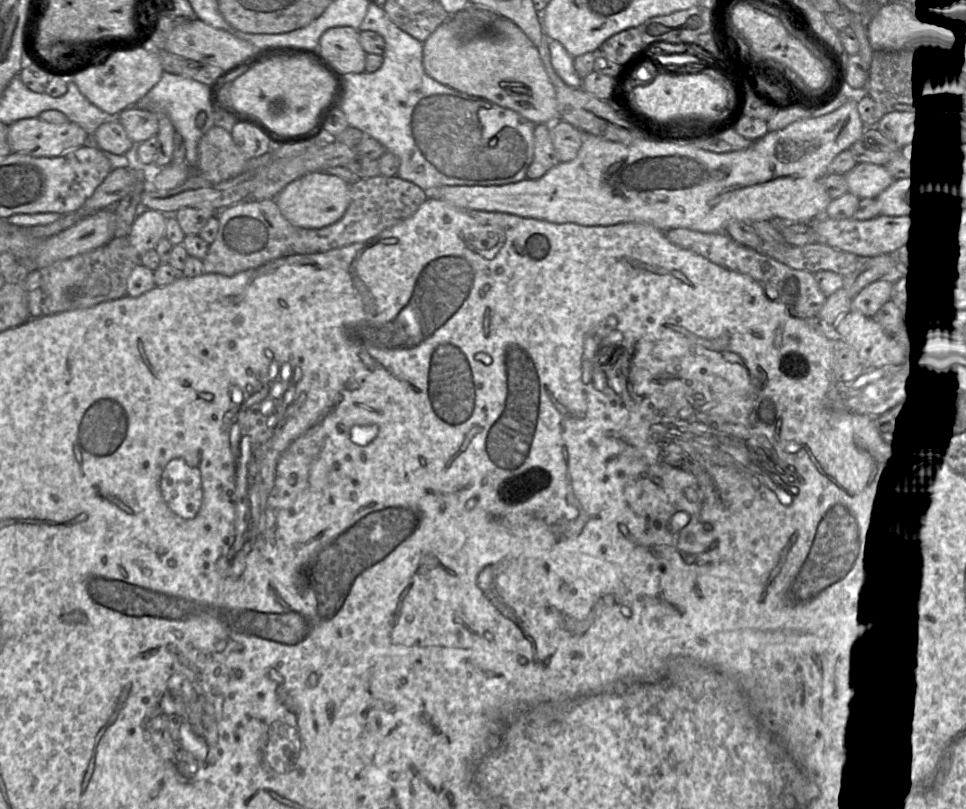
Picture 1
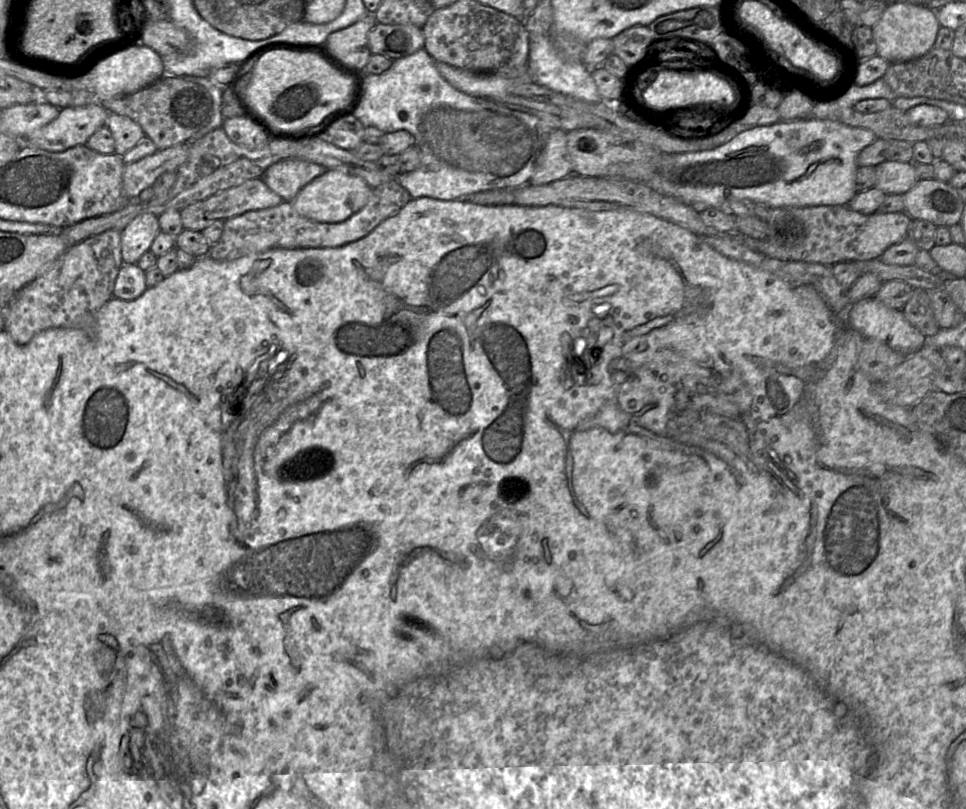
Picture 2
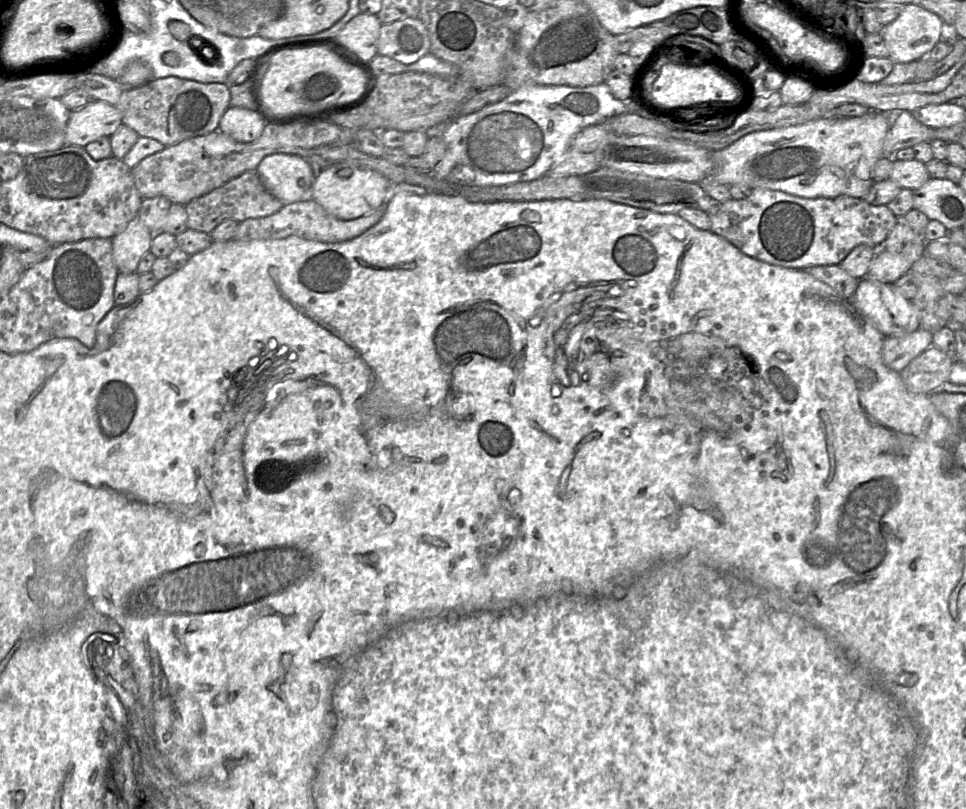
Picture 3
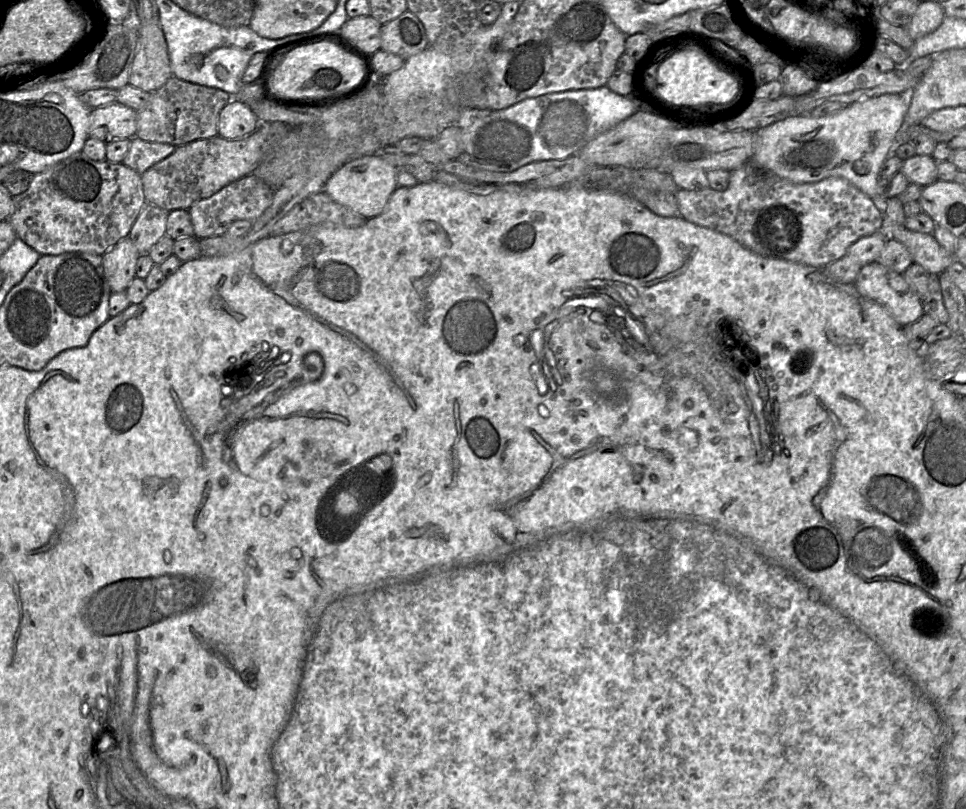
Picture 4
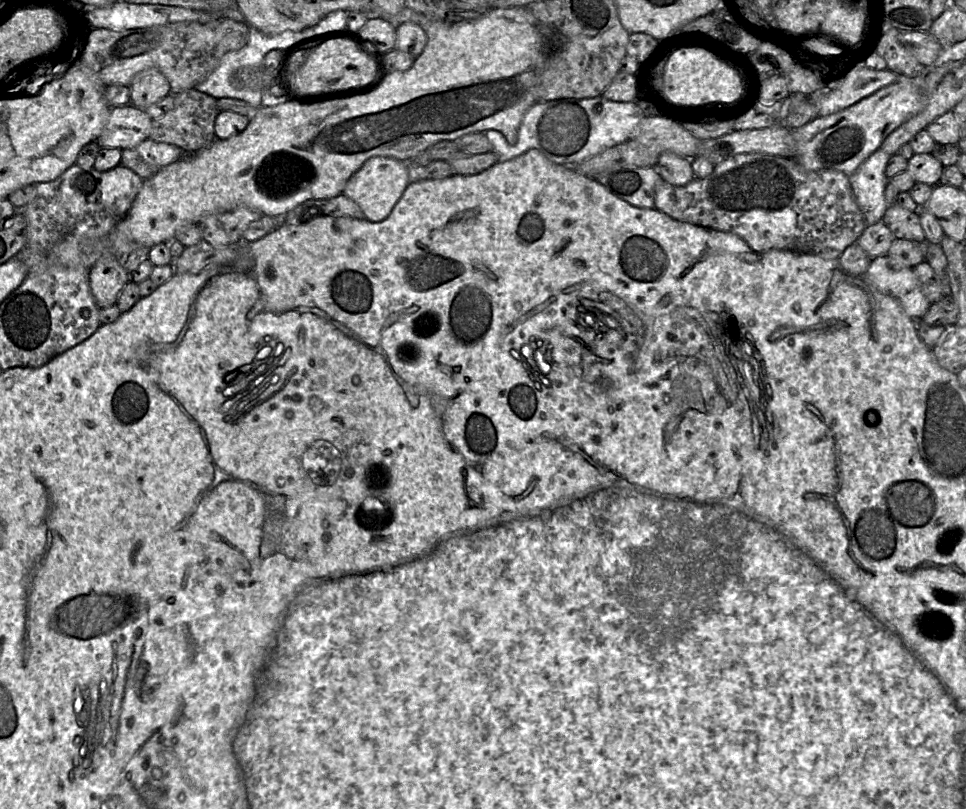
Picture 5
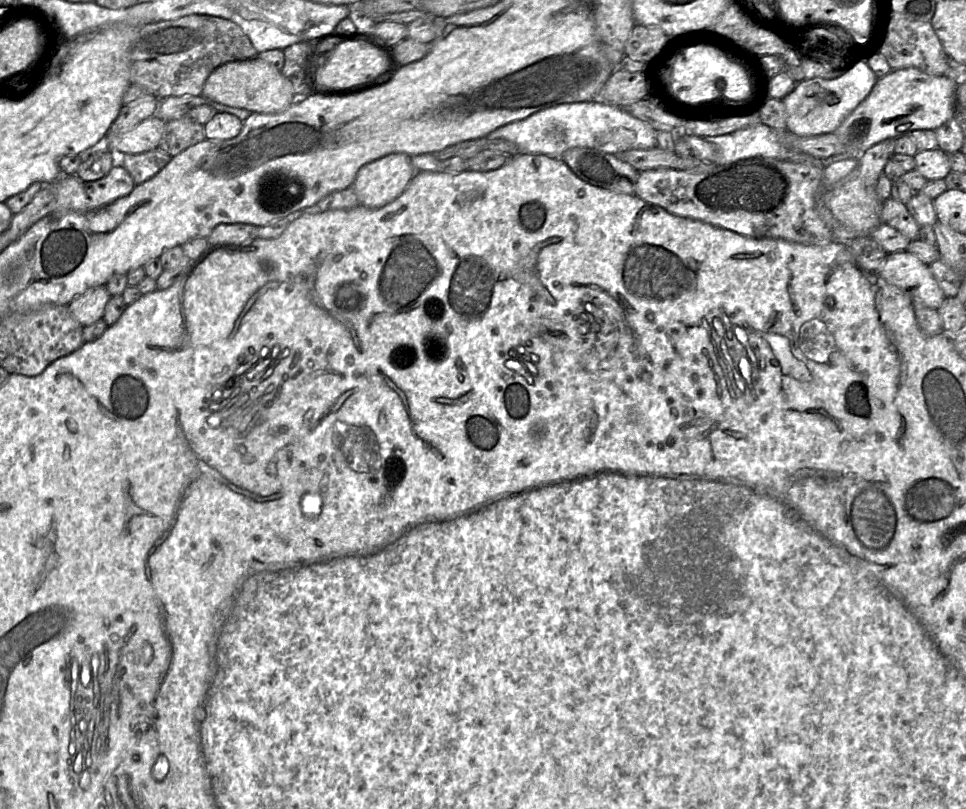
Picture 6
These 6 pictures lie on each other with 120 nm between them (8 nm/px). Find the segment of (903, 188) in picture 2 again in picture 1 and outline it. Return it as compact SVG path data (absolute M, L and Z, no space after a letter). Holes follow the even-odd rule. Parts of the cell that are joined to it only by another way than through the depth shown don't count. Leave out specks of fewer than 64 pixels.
M858 163L846 174L849 192L862 198L878 197L895 178L885 166L872 163Z

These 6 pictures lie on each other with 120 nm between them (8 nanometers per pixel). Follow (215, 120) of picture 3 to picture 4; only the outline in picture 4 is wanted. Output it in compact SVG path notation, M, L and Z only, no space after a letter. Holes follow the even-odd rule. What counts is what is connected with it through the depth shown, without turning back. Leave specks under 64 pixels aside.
M174 76L159 89L148 93L149 101L137 110L136 137L175 147L218 135L220 112L233 98L221 89L191 83Z

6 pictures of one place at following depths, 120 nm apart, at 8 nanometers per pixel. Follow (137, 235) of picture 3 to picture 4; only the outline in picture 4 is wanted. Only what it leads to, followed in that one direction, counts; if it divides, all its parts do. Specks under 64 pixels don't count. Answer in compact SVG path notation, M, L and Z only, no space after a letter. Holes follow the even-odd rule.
M129 237L121 239L102 255L104 276L111 292L126 290L135 277L135 268L140 253Z

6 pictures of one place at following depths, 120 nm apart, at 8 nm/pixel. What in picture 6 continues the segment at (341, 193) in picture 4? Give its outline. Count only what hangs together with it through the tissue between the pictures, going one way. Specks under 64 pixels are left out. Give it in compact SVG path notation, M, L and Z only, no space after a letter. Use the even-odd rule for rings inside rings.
M392 153L363 165L350 186L360 205L377 209L400 196L415 173L411 157Z

